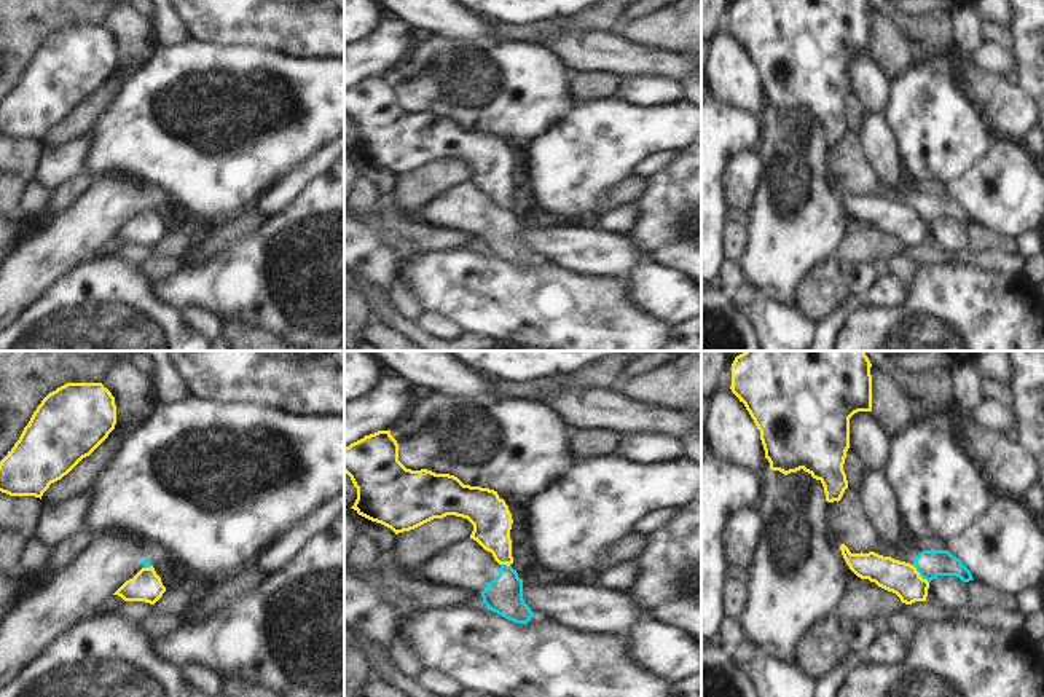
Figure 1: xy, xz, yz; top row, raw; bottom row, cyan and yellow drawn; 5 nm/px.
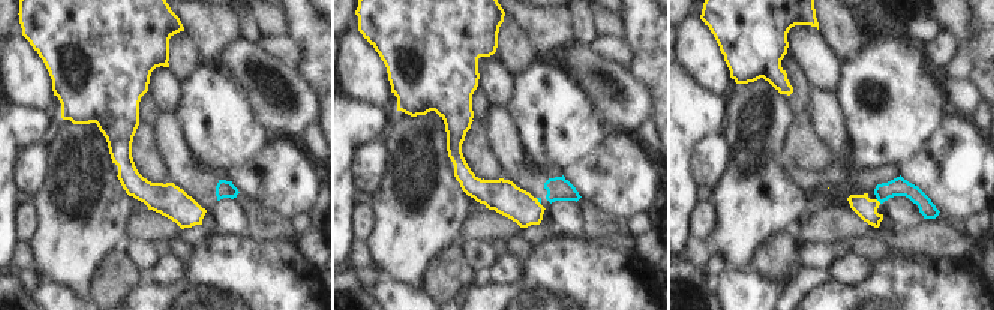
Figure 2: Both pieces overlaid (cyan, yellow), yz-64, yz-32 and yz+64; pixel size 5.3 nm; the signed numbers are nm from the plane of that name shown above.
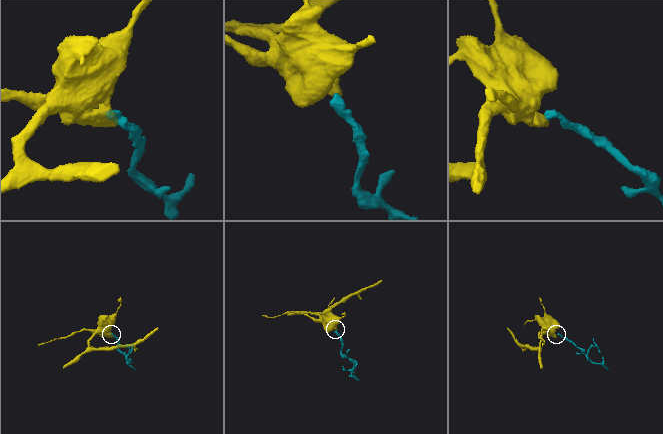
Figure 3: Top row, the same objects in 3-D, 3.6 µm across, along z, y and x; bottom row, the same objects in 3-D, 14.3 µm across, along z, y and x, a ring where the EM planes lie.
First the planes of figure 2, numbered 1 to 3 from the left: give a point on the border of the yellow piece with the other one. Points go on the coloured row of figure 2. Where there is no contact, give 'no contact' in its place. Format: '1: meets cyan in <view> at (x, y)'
1: no contact
2: meets cyan in yz-32 at (538, 201)
3: meets cyan in yz+64 at (879, 201)

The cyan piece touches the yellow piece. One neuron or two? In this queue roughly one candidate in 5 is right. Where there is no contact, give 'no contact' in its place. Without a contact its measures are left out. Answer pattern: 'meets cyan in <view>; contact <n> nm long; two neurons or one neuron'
meets cyan in yz; contact 130 nm long; two neurons

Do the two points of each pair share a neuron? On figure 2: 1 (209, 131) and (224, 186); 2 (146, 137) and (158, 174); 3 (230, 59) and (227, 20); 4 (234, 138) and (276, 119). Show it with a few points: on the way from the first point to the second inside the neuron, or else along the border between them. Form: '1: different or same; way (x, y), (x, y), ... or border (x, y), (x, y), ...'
1: different; border (188, 144), (192, 156), (212, 171)
2: same; way (146, 146), (146, 156), (150, 165)
3: different; border (240, 38), (228, 45), (216, 60)
4: different; border (246, 93), (254, 116), (269, 135)

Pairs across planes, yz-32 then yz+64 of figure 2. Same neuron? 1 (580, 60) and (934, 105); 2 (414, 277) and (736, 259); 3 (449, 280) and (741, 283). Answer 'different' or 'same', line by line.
1: different
2: same
3: different

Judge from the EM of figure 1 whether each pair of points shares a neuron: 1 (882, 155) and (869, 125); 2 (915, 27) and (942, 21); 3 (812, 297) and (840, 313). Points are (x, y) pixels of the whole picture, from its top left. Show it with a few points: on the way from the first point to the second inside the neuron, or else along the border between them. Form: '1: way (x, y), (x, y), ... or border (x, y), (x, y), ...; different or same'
1: way (880, 147), (874, 133); same
2: way (922, 27), (936, 27); same
3: border (850, 295), (818, 324); different

